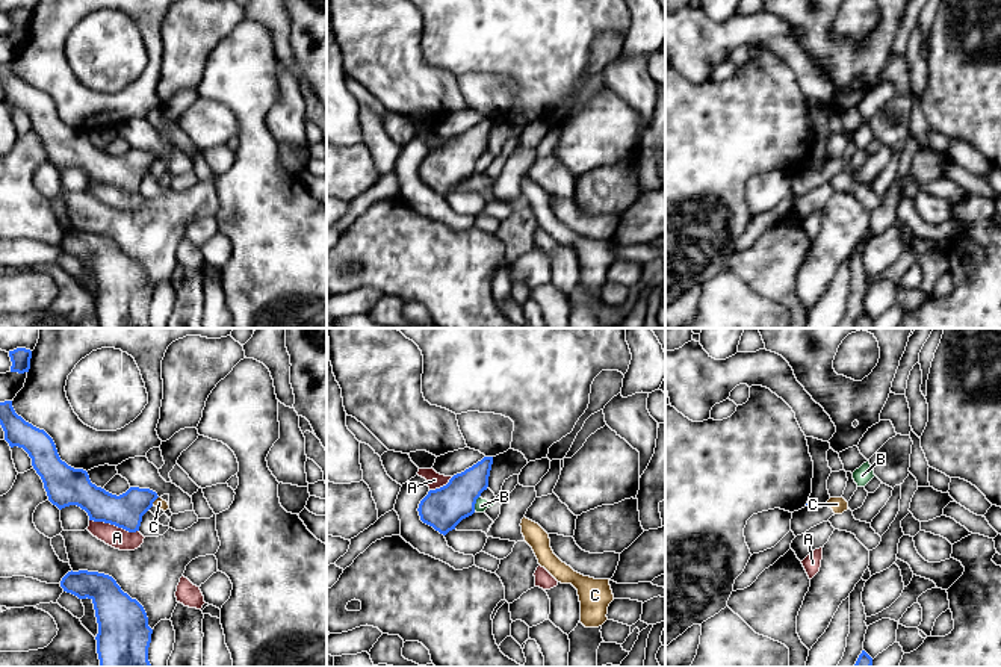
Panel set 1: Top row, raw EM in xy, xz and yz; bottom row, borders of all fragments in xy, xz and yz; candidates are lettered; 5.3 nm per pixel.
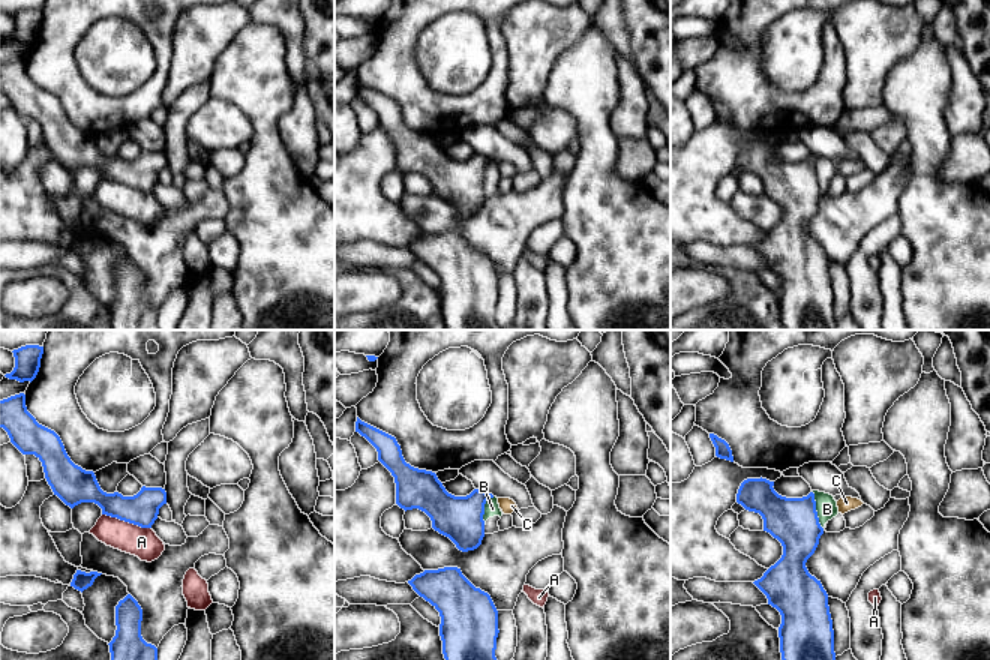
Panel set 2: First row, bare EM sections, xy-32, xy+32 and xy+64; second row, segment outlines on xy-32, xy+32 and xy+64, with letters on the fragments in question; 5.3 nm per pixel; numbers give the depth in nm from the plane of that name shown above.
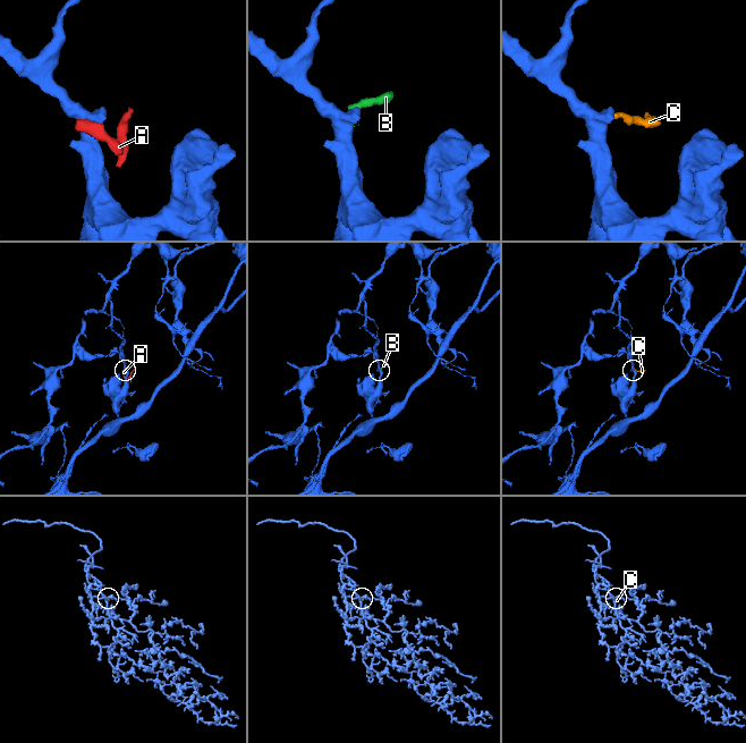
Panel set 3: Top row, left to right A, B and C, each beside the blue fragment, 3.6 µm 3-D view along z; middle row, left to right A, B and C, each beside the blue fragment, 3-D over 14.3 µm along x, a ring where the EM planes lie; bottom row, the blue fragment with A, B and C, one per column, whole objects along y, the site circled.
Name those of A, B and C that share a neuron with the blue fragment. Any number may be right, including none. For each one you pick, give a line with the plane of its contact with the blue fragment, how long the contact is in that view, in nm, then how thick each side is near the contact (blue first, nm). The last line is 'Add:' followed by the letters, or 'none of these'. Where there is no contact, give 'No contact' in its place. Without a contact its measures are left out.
Add: none of these

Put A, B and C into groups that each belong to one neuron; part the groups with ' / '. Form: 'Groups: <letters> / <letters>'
Groups: A / B / C

